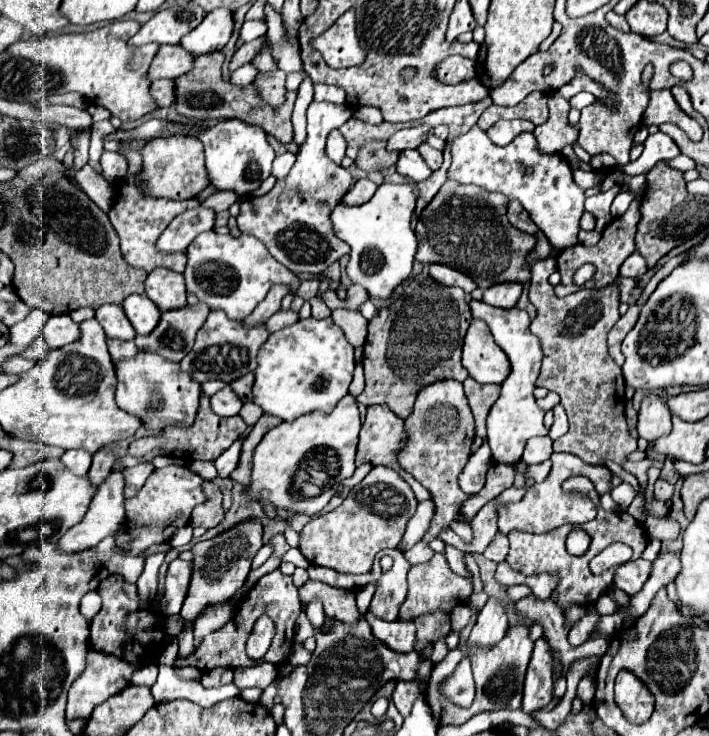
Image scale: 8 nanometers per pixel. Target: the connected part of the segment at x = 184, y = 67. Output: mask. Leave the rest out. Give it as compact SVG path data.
M160 46L158 54L154 56L148 78L160 80L160 78L178 78L180 74L186 74L192 68L192 54L182 50L180 46Z

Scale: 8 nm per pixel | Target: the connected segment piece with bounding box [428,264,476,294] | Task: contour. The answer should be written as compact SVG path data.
M430 264L428 266L428 276L442 286L458 286L466 294L470 294L476 288L476 282L472 282L472 278L468 278L466 274L460 274L458 270L452 270L444 264Z

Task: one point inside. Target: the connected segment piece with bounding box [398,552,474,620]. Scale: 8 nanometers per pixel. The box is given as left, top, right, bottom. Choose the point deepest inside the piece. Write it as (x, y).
(433, 586)

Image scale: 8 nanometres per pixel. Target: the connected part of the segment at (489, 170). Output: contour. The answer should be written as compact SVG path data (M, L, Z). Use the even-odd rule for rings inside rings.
M472 126L466 134L456 136L450 142L450 154L452 164L446 174L448 180L476 184L488 192L500 192L508 200L518 200L558 250L578 244L578 222L584 214L584 190L574 184L570 162L558 152L542 152L532 132L518 134L508 146L496 146L484 130ZM522 166L530 166L534 172L524 174Z

